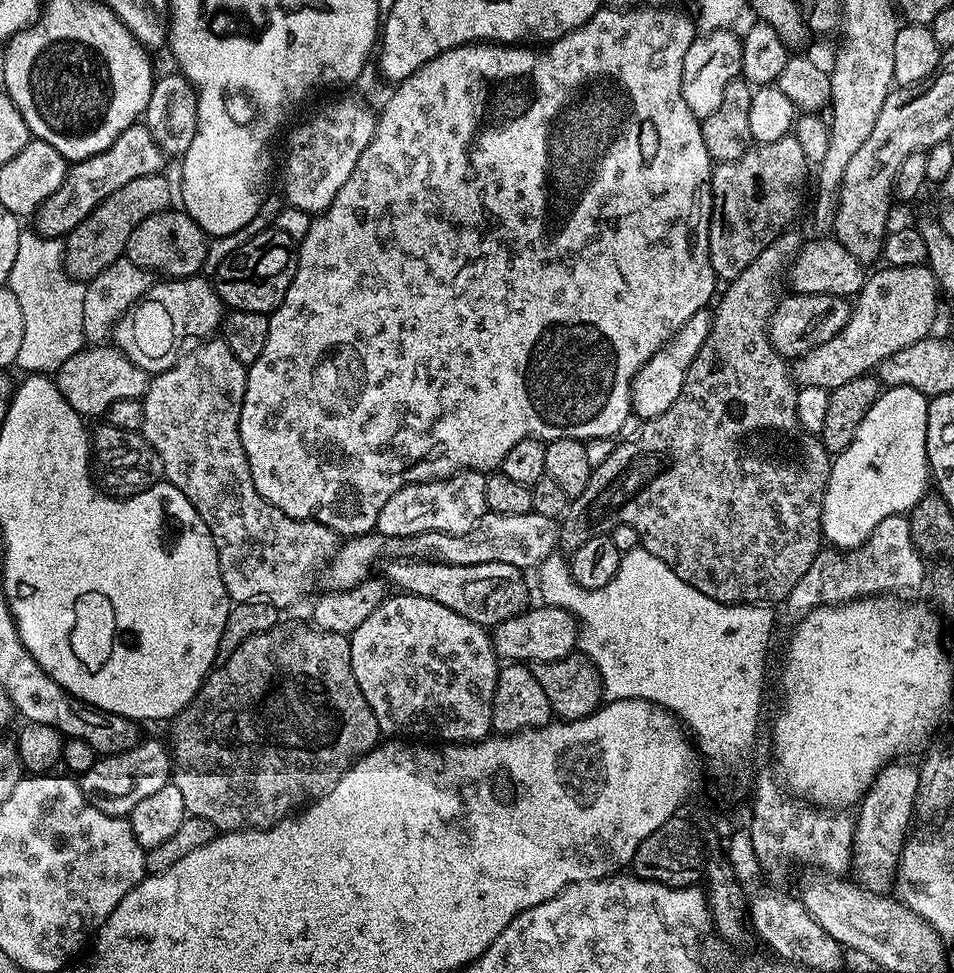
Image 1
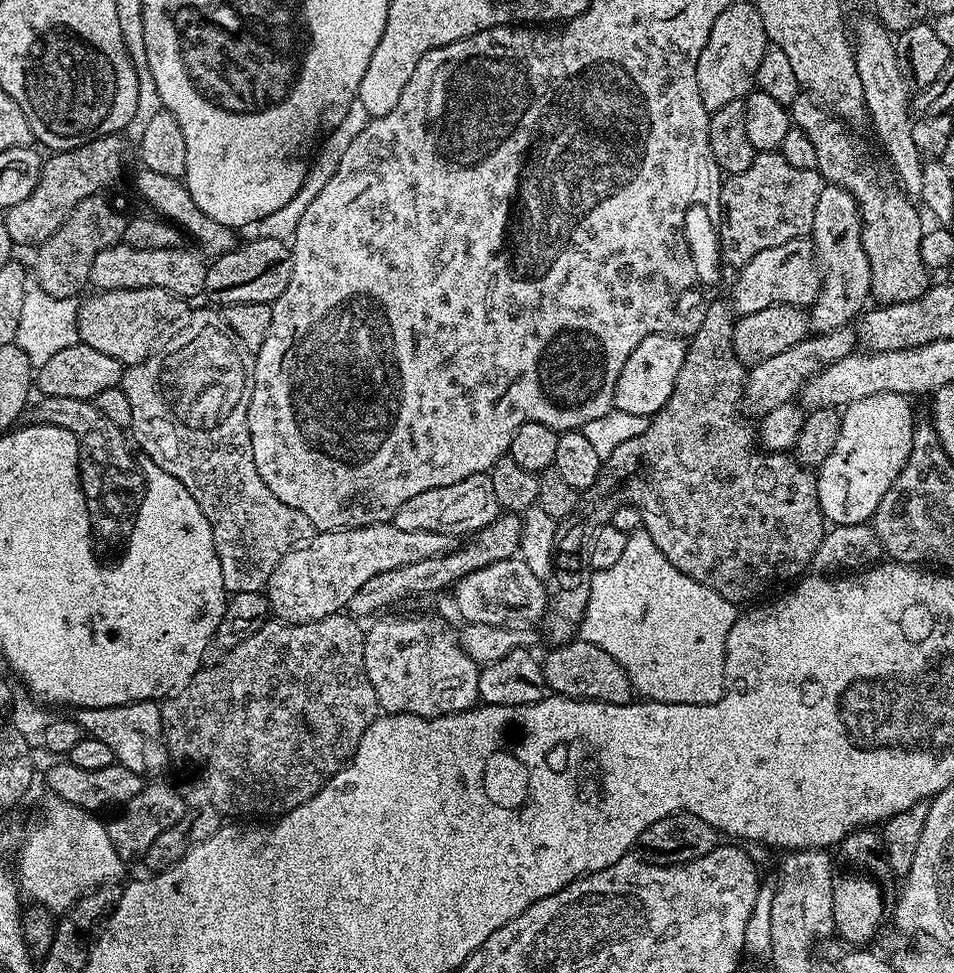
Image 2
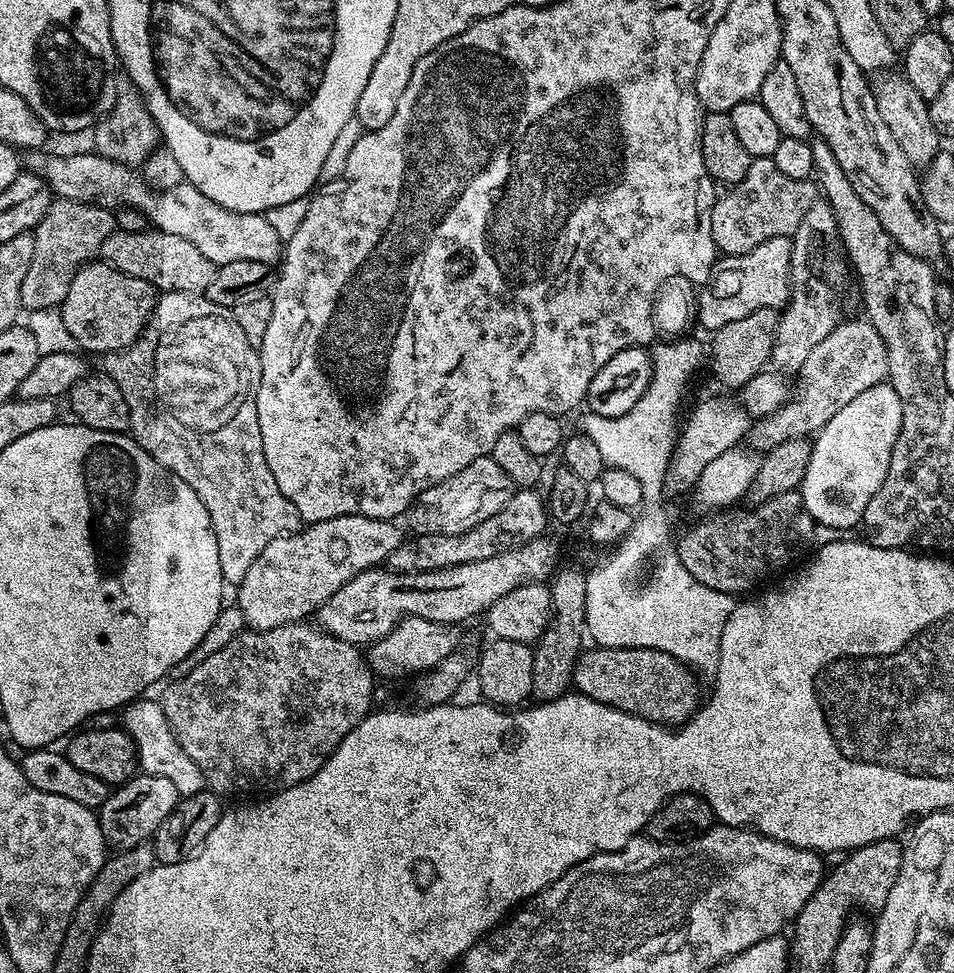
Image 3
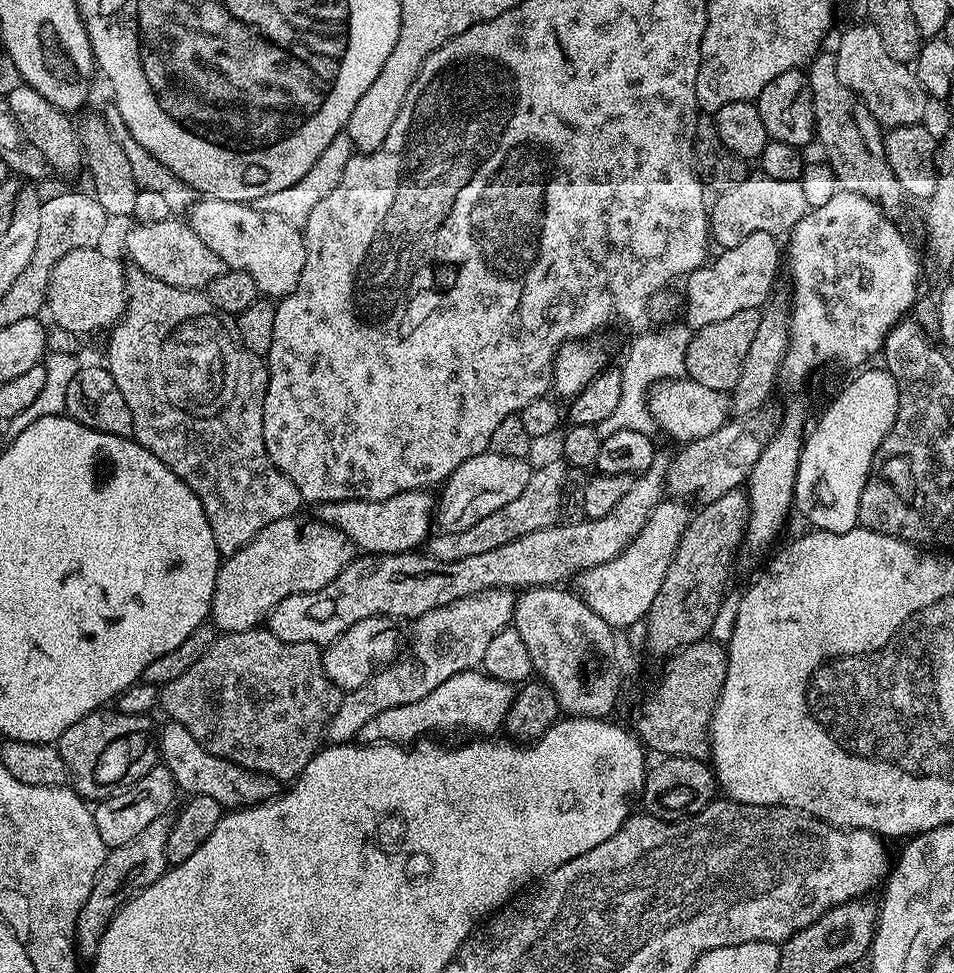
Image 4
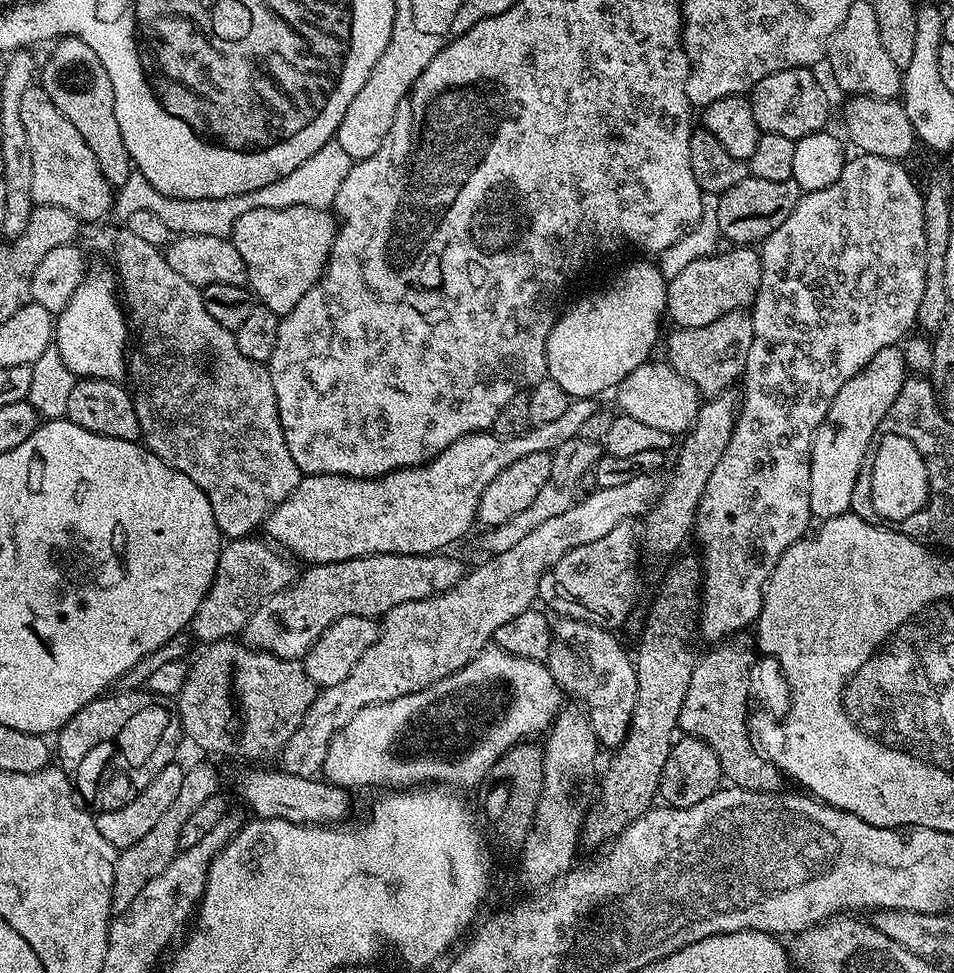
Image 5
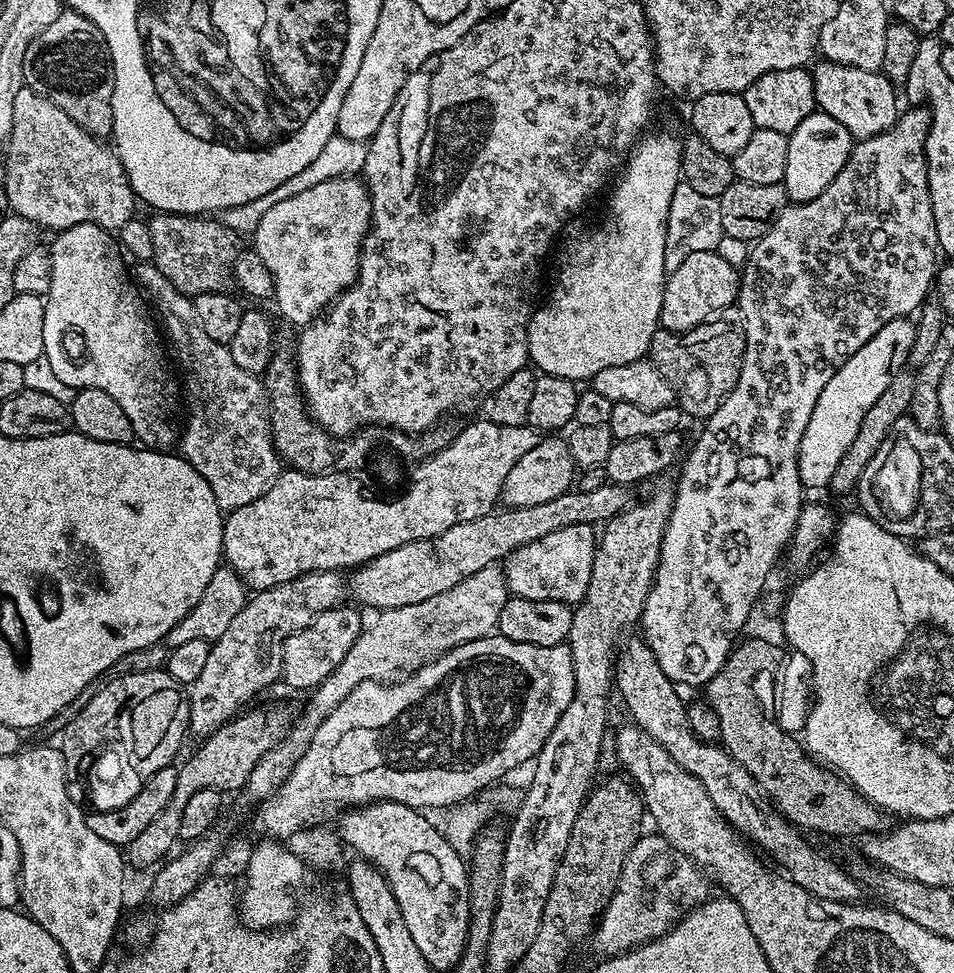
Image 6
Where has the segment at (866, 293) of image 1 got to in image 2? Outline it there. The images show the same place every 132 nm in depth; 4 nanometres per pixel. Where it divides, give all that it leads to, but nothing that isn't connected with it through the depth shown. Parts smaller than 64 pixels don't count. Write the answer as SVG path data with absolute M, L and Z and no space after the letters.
M851 327L839 328L833 332L809 334L802 342L790 346L790 350L782 350L782 354L774 354L774 358L766 358L766 362L758 362L747 369L744 381L743 403L756 418L763 418L774 406L793 403L811 376L816 376L823 368L834 362L853 355L857 347L858 336Z

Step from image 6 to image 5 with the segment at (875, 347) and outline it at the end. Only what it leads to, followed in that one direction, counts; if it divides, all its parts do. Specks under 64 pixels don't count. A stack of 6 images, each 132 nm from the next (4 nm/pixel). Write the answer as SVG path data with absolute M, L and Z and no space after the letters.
M900 346L883 348L866 362L866 366L834 398L823 424L812 440L810 462L810 510L817 521L842 516L852 506L854 482L860 473L866 450L874 438L874 430L886 410L894 406L894 398L902 390L906 379L904 349Z

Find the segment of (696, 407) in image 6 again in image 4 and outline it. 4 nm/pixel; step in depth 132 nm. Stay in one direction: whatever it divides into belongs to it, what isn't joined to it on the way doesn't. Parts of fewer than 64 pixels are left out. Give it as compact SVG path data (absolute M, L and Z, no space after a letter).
M751 308L742 310L742 314L734 314L734 318L714 322L714 326L695 329L686 350L687 379L702 382L702 386L710 386L710 390L731 393L742 374L742 364L746 362L750 342L754 342L754 334L758 334L759 321L760 312Z

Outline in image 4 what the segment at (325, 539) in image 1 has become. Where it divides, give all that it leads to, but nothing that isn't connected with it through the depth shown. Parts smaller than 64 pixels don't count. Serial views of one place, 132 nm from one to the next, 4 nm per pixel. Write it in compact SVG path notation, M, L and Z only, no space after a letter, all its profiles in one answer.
M135 266L129 267L126 275L128 277L128 305L124 311L124 317L110 332L112 337L108 340L108 361L106 361L108 373L114 378L118 390L122 390L122 398L126 398L126 406L130 406L132 411L134 418L132 436L136 443L150 450L150 454L154 454L167 468L174 470L174 474L178 474L178 478L182 478L182 482L186 482L186 486L190 486L190 490L198 494L202 502L202 510L206 510L208 515L210 530L214 530L214 542L218 546L221 557L230 557L238 550L242 550L262 529L270 526L270 522L295 517L299 513L296 511L302 507L298 486L294 486L294 482L290 482L286 474L278 471L266 450L262 418L264 417L264 399L268 389L268 365L261 357L246 350L246 346L242 346L242 338L238 334L235 319L214 307L203 291L158 282L158 278L146 275L141 268Z

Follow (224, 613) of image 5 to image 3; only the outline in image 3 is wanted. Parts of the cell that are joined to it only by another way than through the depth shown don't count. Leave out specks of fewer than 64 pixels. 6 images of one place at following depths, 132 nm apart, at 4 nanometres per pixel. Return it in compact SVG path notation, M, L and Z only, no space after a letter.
M339 516L317 524L301 527L300 531L279 536L246 570L246 578L235 589L235 607L242 610L249 629L261 632L274 630L311 617L346 582L367 568L383 565L402 543L399 523L375 520L365 516Z

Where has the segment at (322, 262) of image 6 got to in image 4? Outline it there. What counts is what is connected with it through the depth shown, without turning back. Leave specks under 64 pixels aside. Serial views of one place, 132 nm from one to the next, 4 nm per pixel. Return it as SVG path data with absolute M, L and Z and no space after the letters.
M210 196L193 203L186 222L194 234L198 234L198 238L202 238L218 258L222 258L225 269L250 274L265 297L283 298L298 286L302 266L306 266L306 242L303 231L286 222L286 218L266 214L252 204L226 202Z

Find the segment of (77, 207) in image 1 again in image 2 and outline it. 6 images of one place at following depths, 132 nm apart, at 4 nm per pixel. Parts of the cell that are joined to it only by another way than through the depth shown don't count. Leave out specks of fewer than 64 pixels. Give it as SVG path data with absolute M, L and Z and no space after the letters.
M113 134L99 136L82 146L71 148L65 152L52 152L49 160L47 157L40 165L40 177L34 190L30 190L30 194L26 194L26 199L18 202L18 206L10 206L3 213L6 234L10 234L13 245L17 249L29 248L32 250L44 244L46 238L50 238L50 234L54 234L54 230L58 230L58 226L62 226L62 222L66 222L70 210L74 210L74 206L78 206L78 202L82 202L88 196L103 193L105 191L103 188L107 184L112 184L119 178L120 171L128 164L128 147L130 147L129 141L123 135Z

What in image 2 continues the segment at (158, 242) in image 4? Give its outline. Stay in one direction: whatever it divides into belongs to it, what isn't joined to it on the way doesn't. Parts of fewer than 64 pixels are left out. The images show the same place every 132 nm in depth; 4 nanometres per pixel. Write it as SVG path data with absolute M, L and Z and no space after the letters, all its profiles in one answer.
M126 243L111 244L102 254L94 254L94 266L90 266L88 284L93 289L109 292L110 290L134 290L135 288L161 288L167 292L173 292L176 296L193 298L200 296L204 290L208 264L200 261L192 252L187 252L187 247L163 248L162 250L146 250L135 248Z

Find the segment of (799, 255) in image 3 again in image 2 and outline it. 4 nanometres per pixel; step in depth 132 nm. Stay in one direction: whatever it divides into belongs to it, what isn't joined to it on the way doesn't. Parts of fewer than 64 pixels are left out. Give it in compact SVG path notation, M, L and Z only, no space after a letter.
M825 183L822 194L818 194L810 239L821 274L818 298L808 312L811 331L819 334L849 327L869 307L872 294L870 262L866 250L862 250L859 202L837 184Z

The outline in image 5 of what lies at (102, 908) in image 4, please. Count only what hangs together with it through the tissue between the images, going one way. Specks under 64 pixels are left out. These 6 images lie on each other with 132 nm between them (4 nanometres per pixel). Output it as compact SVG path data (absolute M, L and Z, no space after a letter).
M196 764L189 767L182 778L182 787L179 794L174 798L174 803L158 818L158 823L153 826L142 838L142 842L134 842L134 846L119 849L116 865L114 866L114 886L112 887L112 911L119 914L124 912L138 898L142 886L151 882L170 866L170 862L180 851L180 835L182 826L206 798L217 795L221 791L220 780L216 777L216 768L212 764Z

